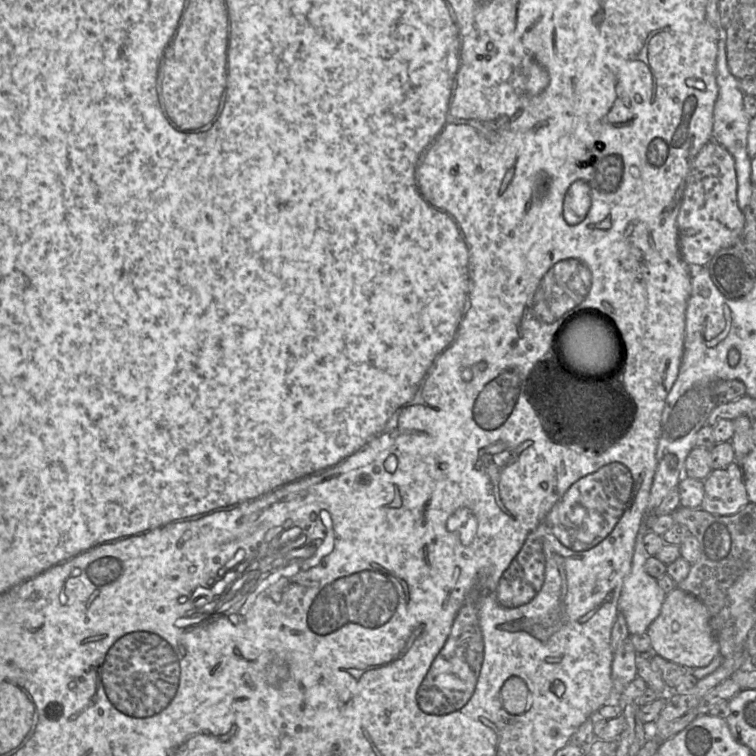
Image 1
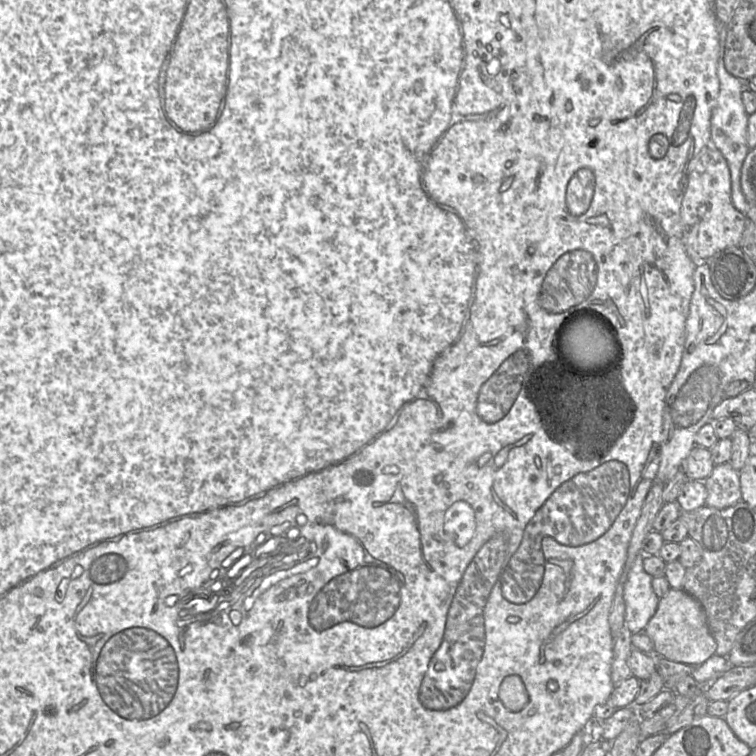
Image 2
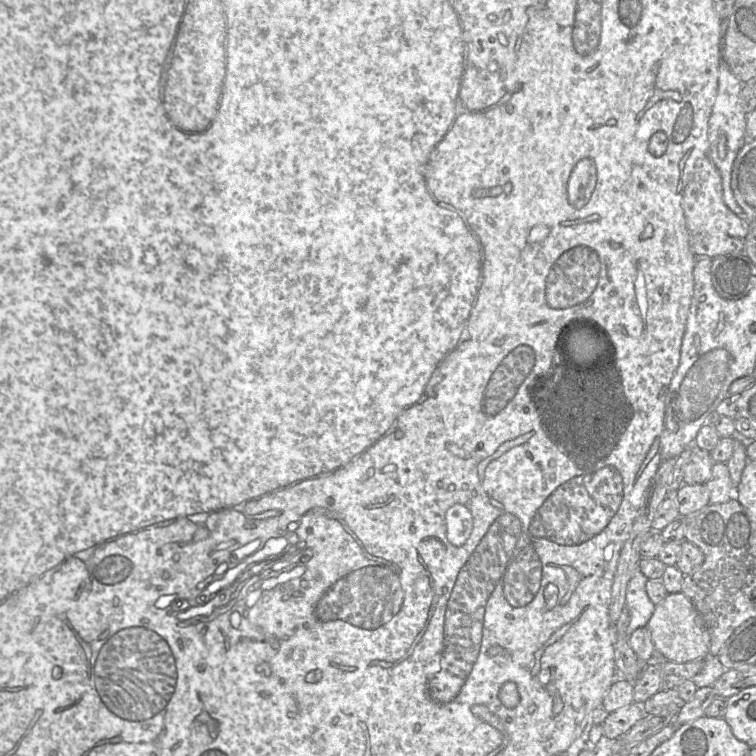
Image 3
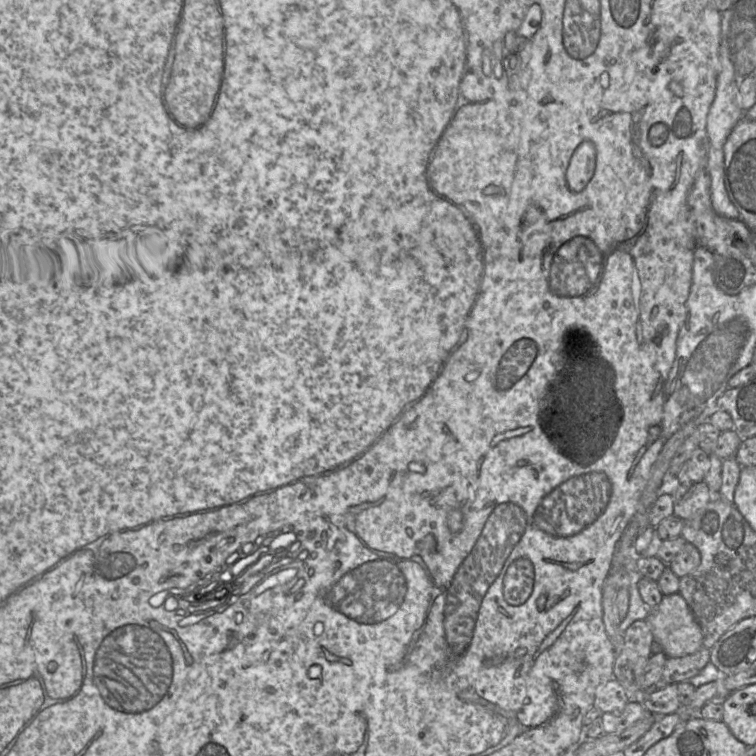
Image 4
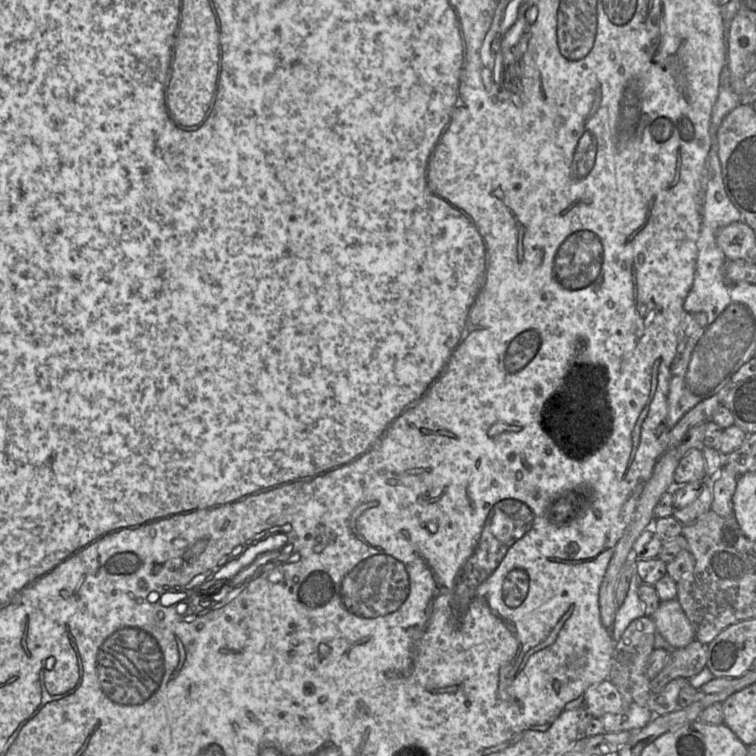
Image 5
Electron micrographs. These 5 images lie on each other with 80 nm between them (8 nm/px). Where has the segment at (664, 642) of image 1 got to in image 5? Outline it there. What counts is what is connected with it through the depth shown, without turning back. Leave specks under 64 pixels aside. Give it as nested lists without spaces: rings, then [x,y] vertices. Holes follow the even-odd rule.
[[[677,599],[660,602],[651,618],[656,631],[673,648],[683,648],[695,640],[693,626]]]

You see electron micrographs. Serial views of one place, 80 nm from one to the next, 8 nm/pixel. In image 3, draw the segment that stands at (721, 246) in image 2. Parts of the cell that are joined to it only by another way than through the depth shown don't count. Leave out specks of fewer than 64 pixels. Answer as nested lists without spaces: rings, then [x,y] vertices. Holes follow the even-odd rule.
[[[709,156],[697,166],[682,196],[682,207],[688,229],[688,240],[695,256],[716,257],[744,252],[748,221],[739,218],[725,204],[721,175]]]

